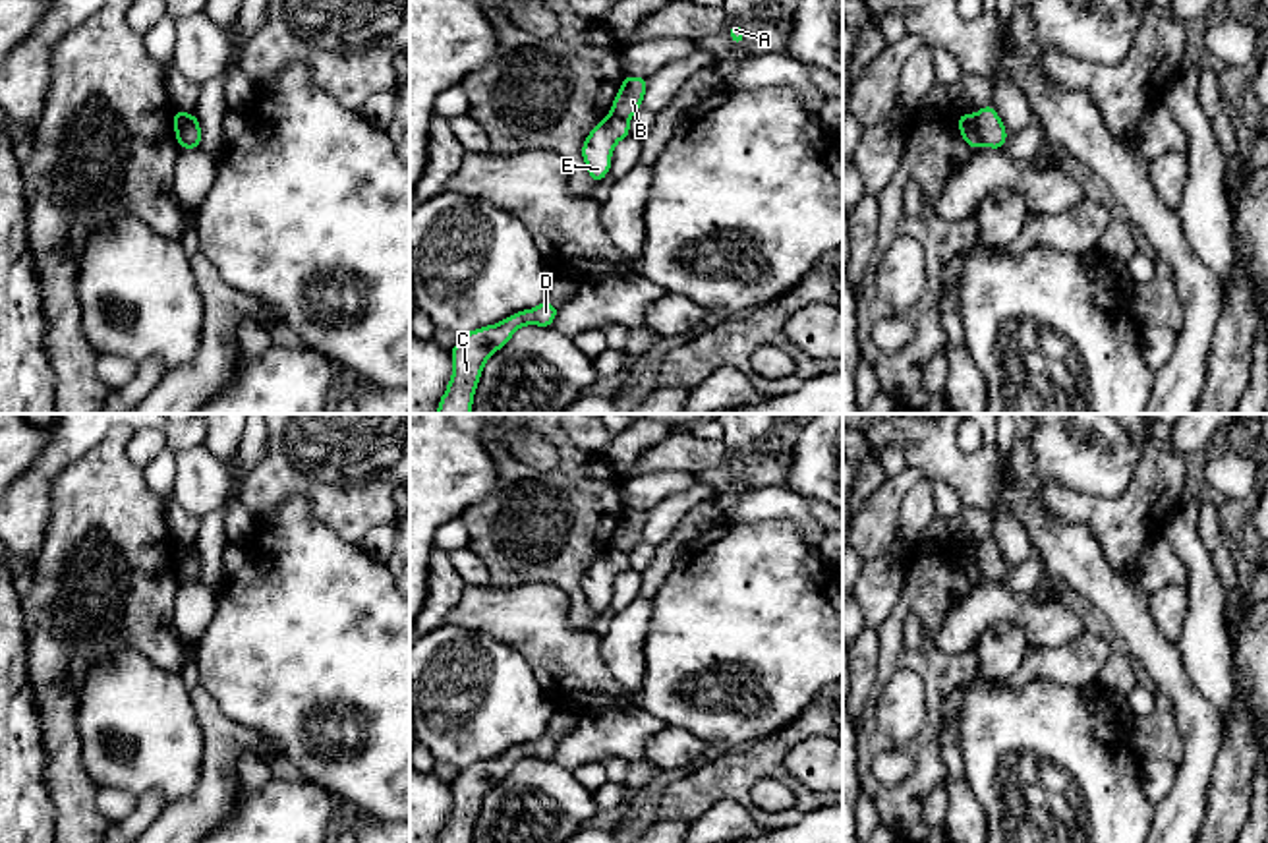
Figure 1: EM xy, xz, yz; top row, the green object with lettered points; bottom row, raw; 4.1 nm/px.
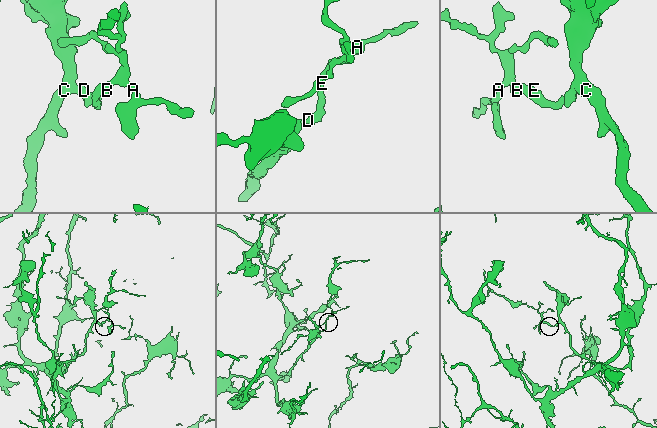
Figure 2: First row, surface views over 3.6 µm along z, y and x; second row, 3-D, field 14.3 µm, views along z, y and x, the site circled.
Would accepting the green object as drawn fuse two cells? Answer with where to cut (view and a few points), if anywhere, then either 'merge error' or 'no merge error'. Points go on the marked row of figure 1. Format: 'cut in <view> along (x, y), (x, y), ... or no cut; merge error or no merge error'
cut in yz along (973, 115), (982, 144); merge error

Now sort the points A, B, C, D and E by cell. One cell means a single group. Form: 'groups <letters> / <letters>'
groups A B / C D E

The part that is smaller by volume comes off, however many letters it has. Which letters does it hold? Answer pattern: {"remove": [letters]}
{"remove": ["A", "B"]}

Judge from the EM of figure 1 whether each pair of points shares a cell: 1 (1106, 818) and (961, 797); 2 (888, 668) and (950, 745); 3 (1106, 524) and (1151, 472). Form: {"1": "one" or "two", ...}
{"1": "two", "2": "two", "3": "one"}

